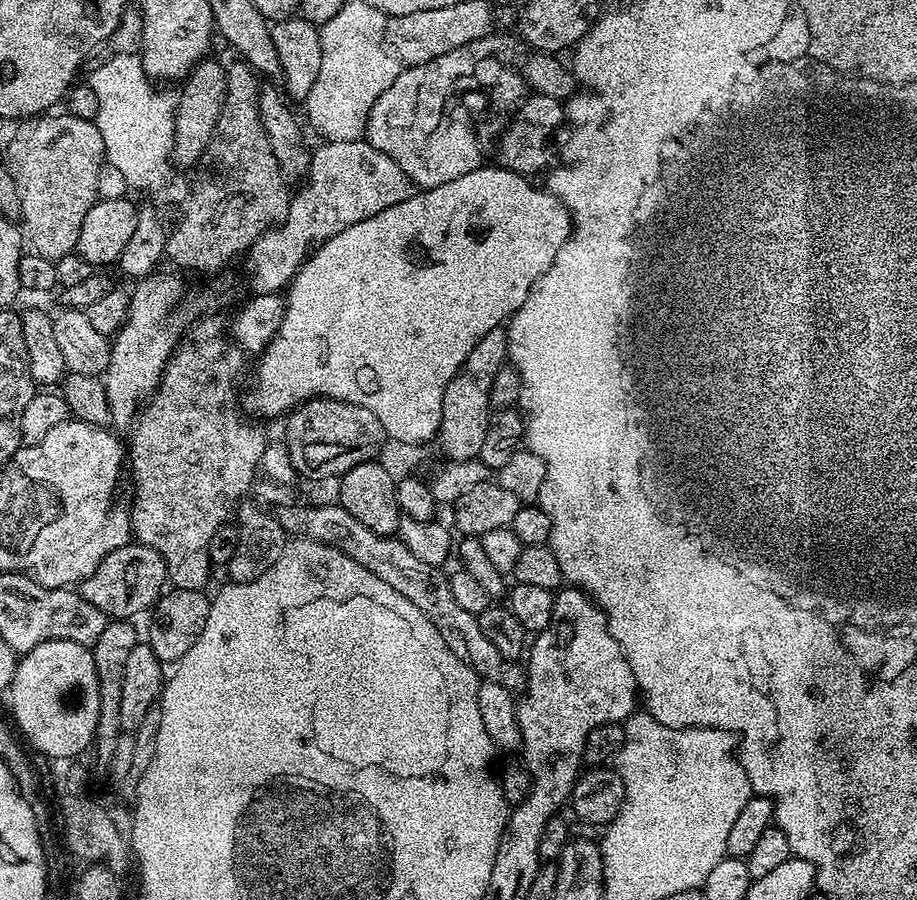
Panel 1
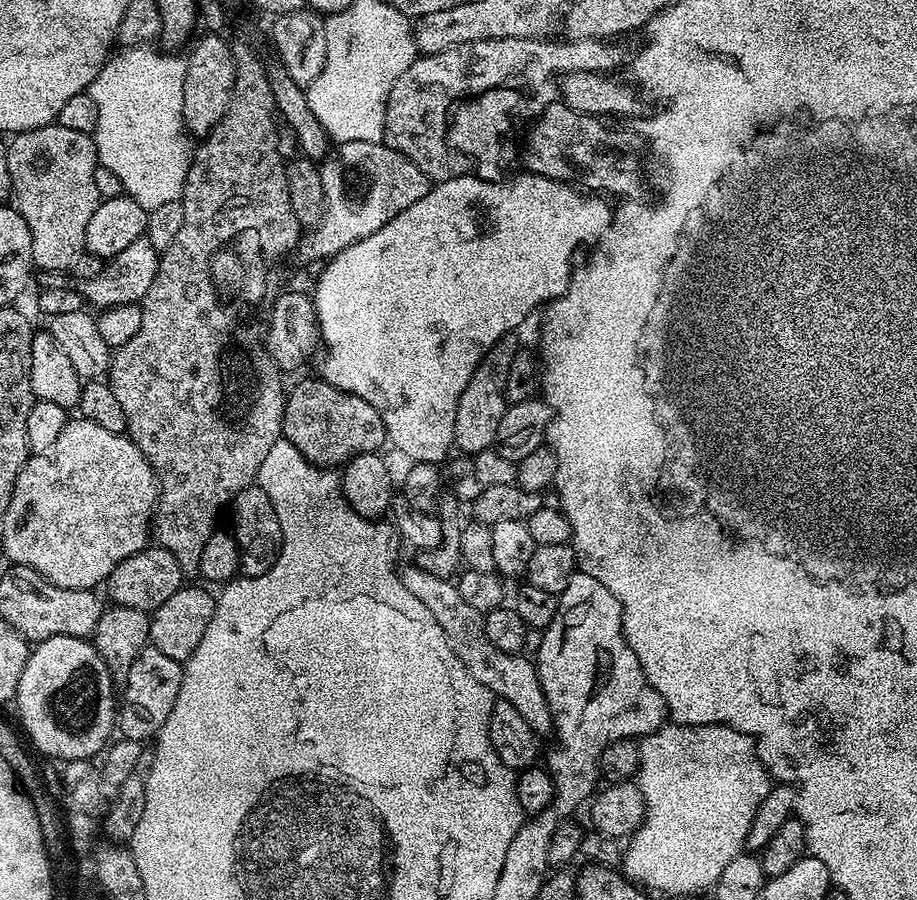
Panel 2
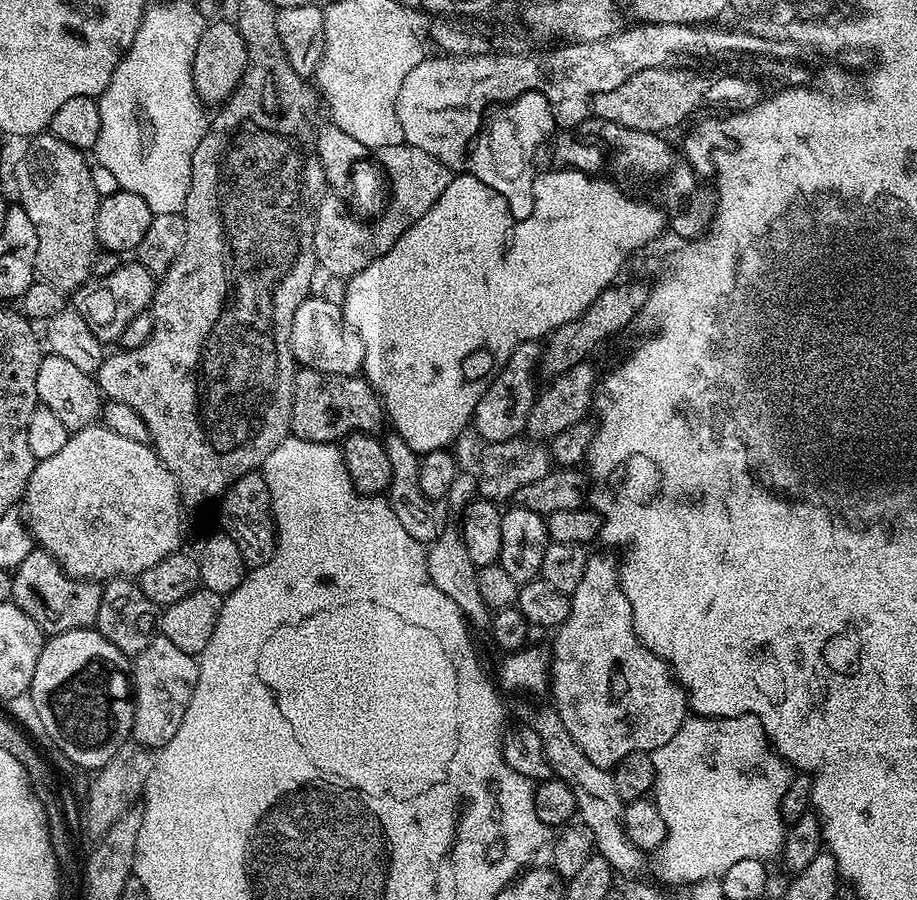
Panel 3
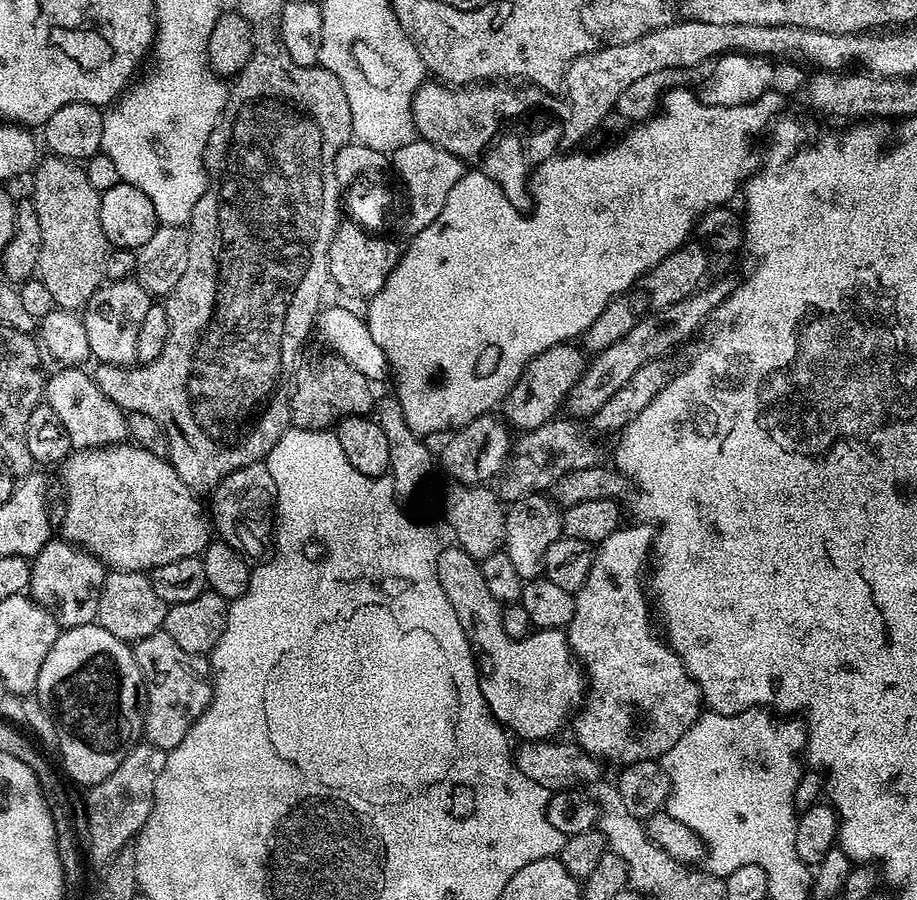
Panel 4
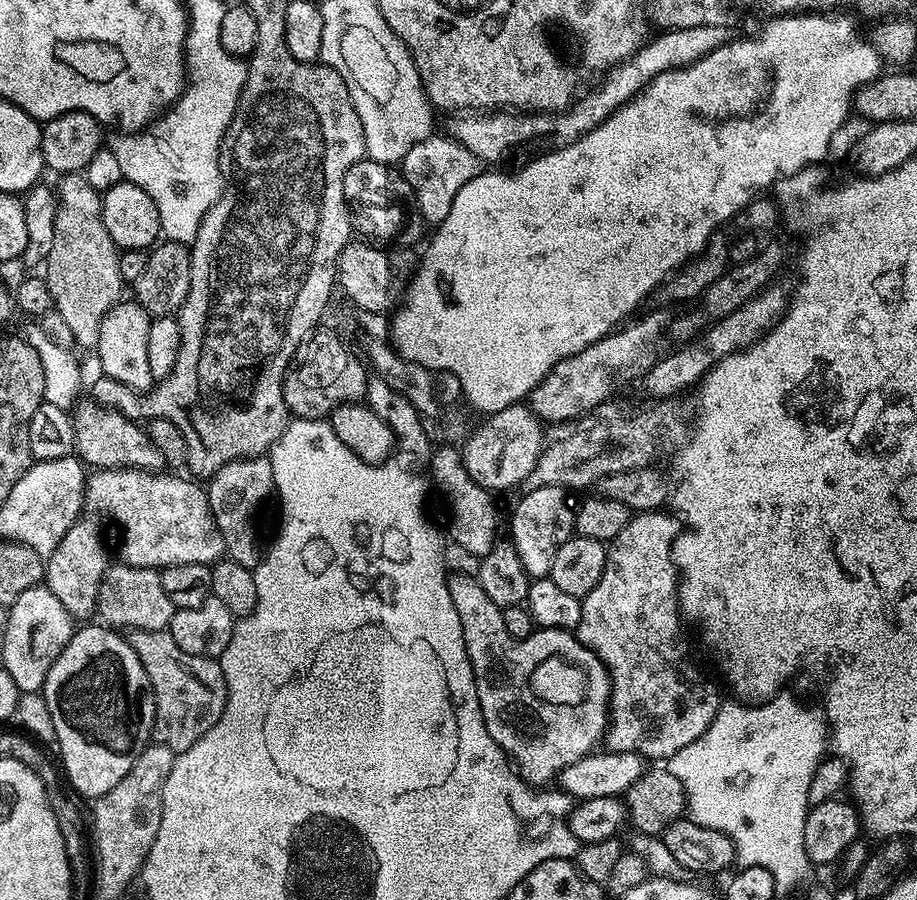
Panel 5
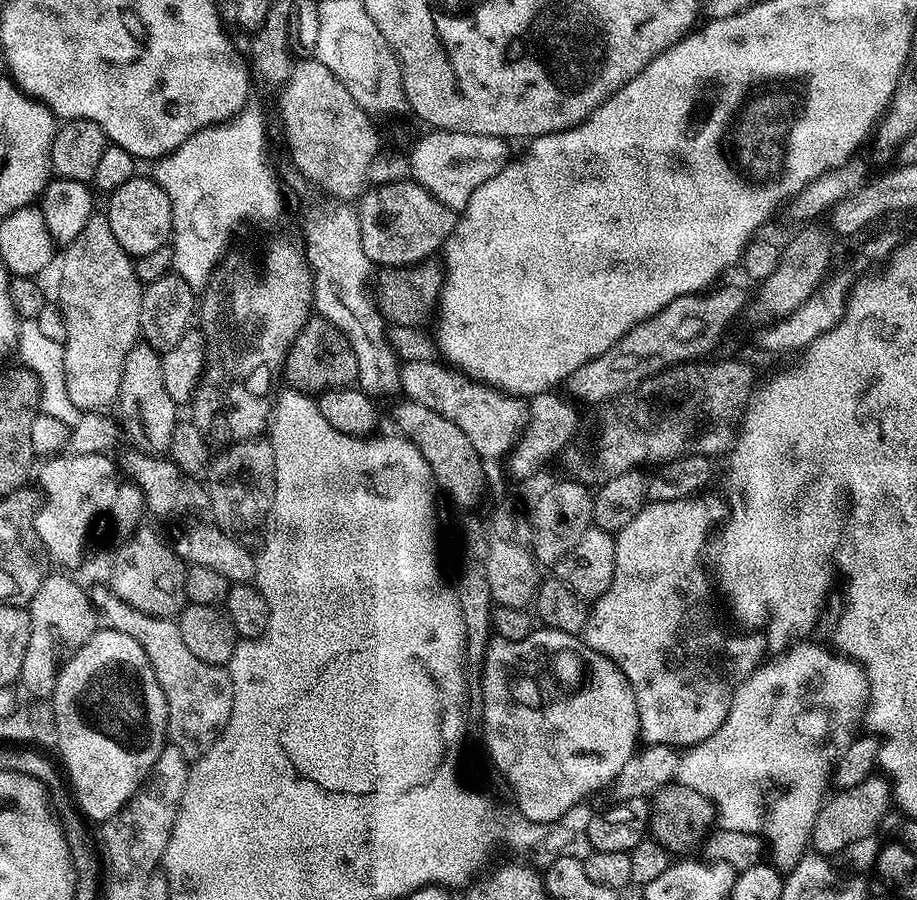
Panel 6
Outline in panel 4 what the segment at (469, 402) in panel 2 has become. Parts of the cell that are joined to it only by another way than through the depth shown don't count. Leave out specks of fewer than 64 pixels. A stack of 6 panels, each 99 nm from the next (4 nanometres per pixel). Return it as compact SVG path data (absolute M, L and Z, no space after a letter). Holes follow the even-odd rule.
M575 343L556 344L538 354L520 376L520 381L508 391L502 401L503 419L513 429L520 428L524 432L532 432L538 426L548 423L561 411L571 388L580 382L580 376L586 369L586 356Z

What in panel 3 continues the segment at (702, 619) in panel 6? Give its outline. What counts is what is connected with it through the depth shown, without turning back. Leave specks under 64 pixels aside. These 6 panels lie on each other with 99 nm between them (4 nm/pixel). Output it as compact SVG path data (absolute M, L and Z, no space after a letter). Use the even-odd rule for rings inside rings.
M600 552L589 555L582 582L570 594L568 616L555 629L550 651L551 703L558 710L570 738L594 762L609 770L616 767L626 754L647 752L666 746L690 716L690 704L685 693L670 674L668 663L658 658L640 642L632 625L632 611L626 594L620 588L617 557Z

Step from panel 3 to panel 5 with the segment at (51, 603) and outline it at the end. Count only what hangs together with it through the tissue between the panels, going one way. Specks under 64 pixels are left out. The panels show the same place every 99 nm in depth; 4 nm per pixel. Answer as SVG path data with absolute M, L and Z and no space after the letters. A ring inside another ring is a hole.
M88 514L75 520L54 550L54 554L46 560L46 586L57 594L74 618L88 616L97 611L96 599L100 593L100 583L104 573L110 567L108 552L104 549L104 536L100 533L100 524Z

